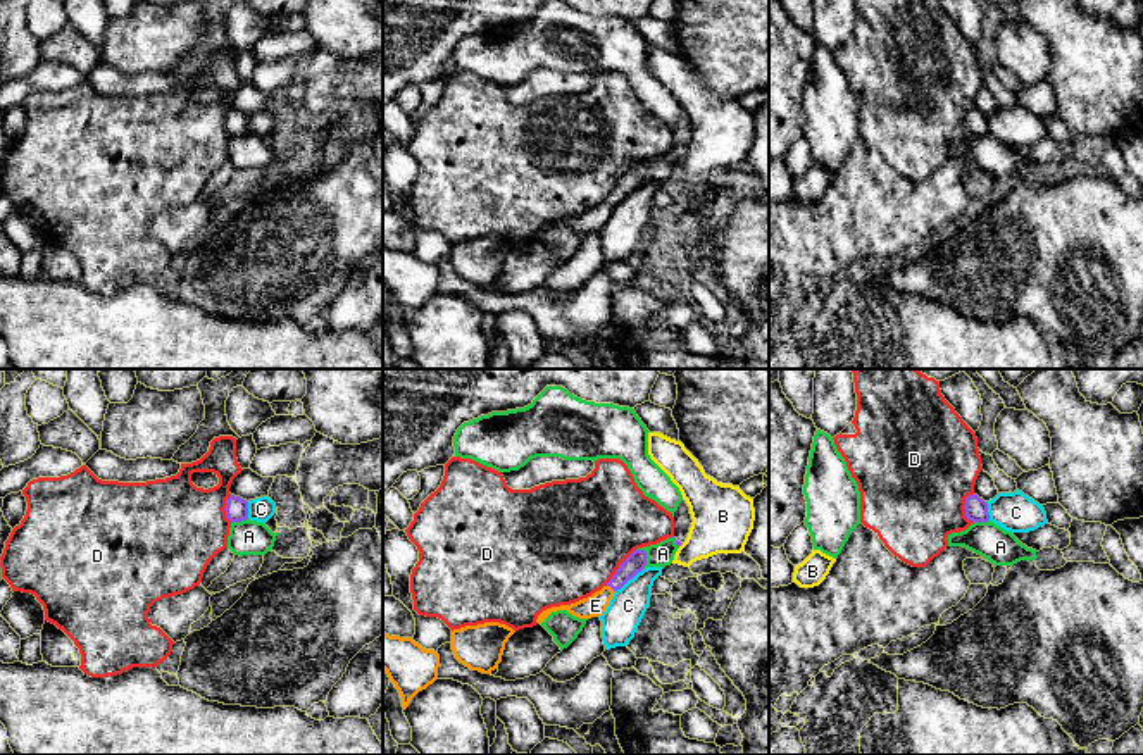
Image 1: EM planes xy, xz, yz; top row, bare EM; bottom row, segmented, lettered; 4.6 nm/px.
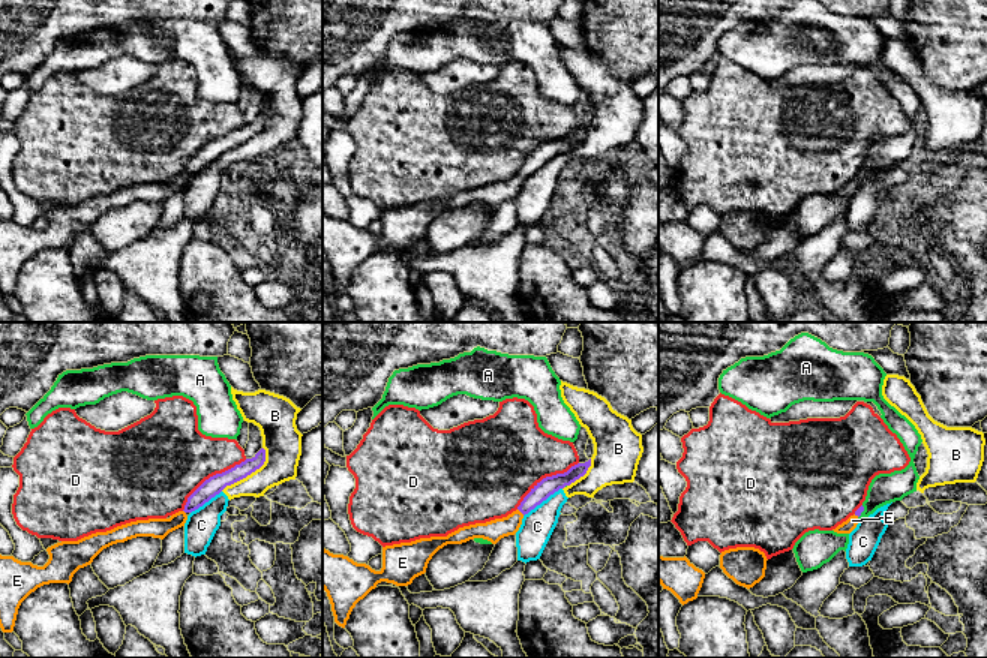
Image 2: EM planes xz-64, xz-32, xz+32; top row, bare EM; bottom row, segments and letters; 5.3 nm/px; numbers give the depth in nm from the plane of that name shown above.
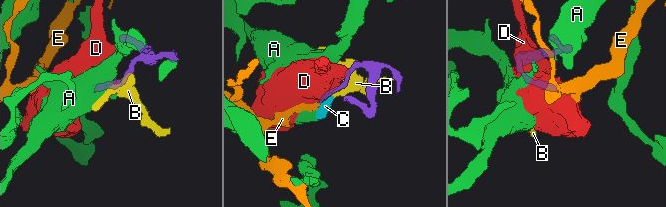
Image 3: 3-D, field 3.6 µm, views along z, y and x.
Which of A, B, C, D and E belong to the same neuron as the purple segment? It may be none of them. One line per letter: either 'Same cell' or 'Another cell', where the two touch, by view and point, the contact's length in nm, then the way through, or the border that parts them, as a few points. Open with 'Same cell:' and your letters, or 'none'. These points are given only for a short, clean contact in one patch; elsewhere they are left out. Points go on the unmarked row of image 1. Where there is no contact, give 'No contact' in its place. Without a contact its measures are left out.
Same cell: E
A: Another cell. Touches purple at xz (645, 171). Shared border 100 nm. Boundary: xz (638, 162), (645, 166), (643, 181)
B: Another cell. Touches purple at xz (680, 159). Shared border 40 nm
C: Another cell. Touches purple at xz (630, 192). Shared border 180 nm. Boundary: xz (643, 181), (616, 205)
D: Another cell. Touches purple at xz (619, 181). Shared border 220 nm. Boundary: xz (637, 162), (605, 199)
E: Same cell. Touches purple at xz (611, 200). Shared border 50 nm. Path across: xz (637, 174), (611, 200), (595, 219)

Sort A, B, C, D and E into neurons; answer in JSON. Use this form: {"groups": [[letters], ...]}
{"groups": [["A"], ["B", "C"], ["D"], ["E"]]}

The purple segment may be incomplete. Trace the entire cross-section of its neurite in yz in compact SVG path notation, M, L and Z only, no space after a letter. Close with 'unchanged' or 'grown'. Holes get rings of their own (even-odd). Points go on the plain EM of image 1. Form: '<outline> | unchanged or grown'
M969 109L965 112L965 131L972 136L988 136L990 128L988 128L988 117L979 112L977 109Z | unchanged

